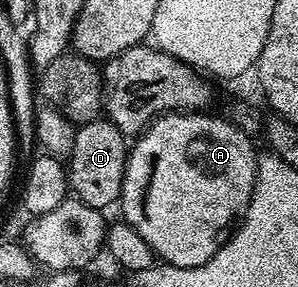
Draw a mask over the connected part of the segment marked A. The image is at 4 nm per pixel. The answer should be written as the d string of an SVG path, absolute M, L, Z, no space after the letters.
M210 112L157 115L133 139L126 155L120 195L121 217L139 232L163 263L172 266L199 266L207 262L222 245L227 231L246 213L246 205L254 191L260 154L250 143L253 142L251 135L245 134L229 117L217 118L206 113Z

